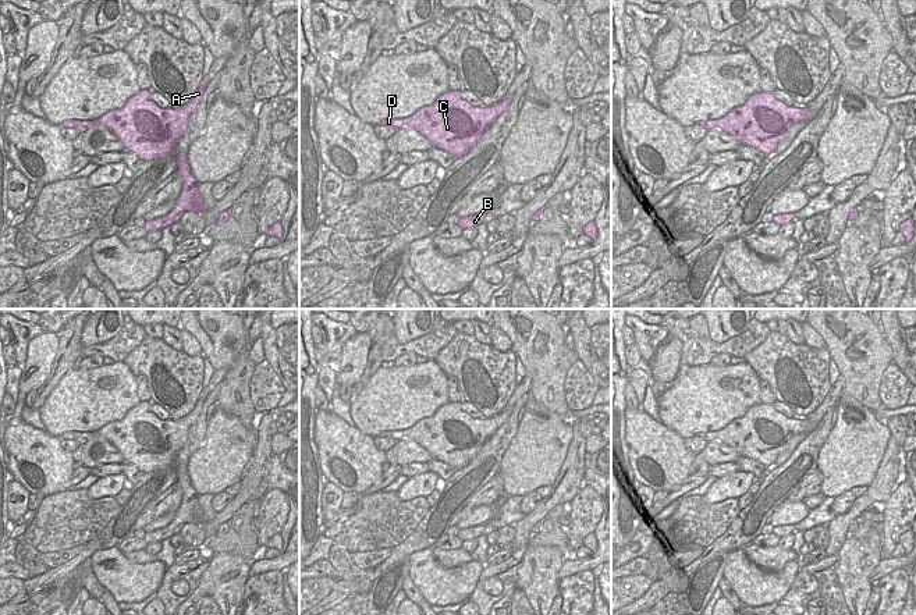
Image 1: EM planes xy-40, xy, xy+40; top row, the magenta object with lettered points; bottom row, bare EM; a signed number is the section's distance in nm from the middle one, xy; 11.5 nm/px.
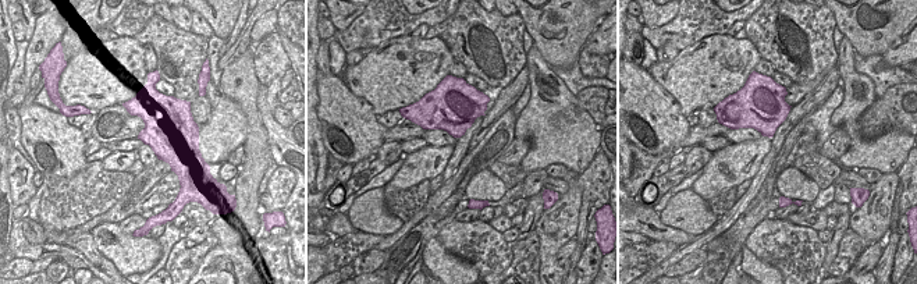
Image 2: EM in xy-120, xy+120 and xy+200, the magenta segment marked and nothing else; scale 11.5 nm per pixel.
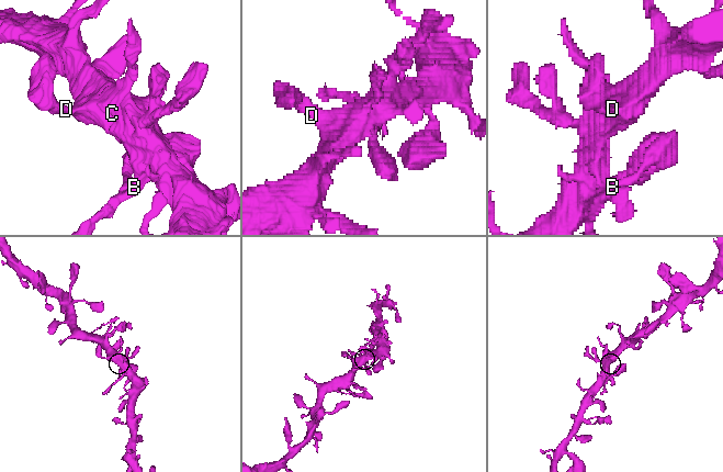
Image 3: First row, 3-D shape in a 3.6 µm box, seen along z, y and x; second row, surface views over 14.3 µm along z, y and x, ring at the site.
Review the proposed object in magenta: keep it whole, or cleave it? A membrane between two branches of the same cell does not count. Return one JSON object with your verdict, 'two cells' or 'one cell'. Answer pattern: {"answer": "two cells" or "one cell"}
{"answer": "one cell"}

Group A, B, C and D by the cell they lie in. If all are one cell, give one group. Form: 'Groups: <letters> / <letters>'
Groups: A B C D.

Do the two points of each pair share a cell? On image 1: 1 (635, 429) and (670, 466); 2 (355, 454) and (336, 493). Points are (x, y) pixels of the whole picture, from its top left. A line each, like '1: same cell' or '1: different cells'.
1: same cell
2: different cells

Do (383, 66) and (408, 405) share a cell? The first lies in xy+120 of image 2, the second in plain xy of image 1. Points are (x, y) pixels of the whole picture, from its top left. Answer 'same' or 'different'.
same

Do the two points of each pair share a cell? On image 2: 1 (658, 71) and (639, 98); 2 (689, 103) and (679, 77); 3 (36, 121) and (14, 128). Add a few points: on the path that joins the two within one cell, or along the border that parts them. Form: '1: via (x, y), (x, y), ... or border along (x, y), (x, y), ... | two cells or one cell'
1: border along (646, 70), (675, 100) | two cells
2: via (689, 96), (689, 87), (686, 84) | one cell
3: border along (16, 107), (20, 116), (20, 144), (31, 158) | two cells

